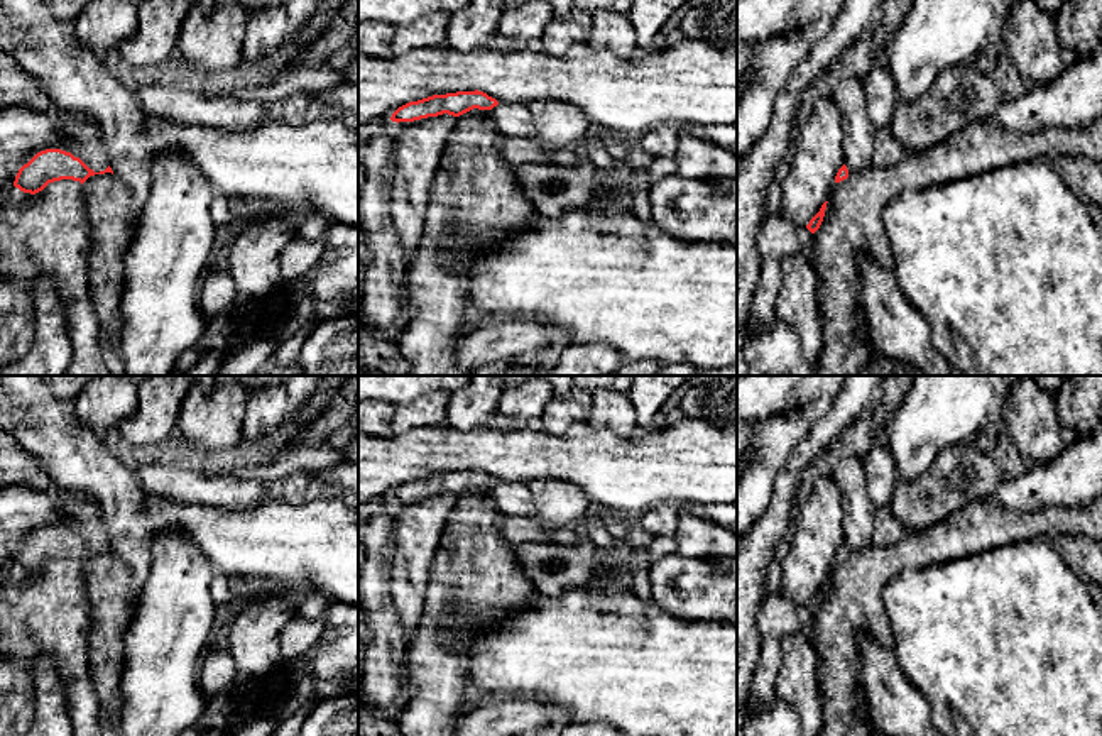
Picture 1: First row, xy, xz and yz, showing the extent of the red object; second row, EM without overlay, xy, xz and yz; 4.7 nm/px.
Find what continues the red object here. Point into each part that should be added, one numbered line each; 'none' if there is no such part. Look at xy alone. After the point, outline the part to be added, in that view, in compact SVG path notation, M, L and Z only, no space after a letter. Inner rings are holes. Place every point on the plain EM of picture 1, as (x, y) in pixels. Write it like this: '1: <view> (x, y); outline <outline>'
1: xy (85, 506); outline M68 489L59 508L81 523L79 538L95 552L110 545L105 521L101 518L100 501L95 494L83 489Z

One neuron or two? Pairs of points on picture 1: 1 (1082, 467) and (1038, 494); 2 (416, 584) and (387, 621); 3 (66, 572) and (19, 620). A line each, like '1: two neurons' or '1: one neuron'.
1: one neuron
2: two neurons
3: one neuron

